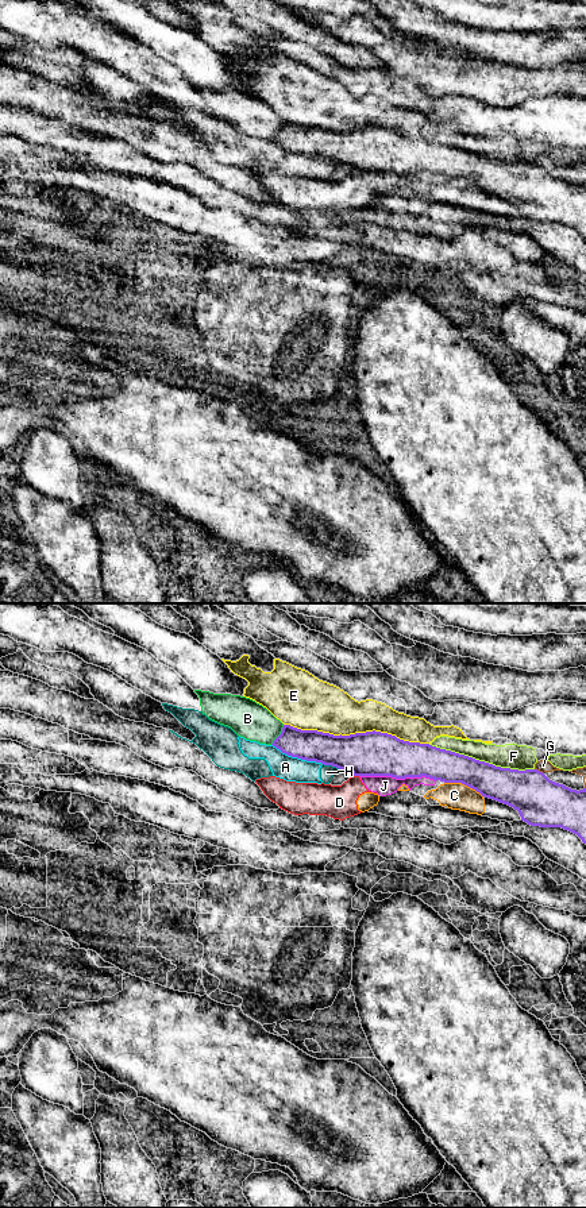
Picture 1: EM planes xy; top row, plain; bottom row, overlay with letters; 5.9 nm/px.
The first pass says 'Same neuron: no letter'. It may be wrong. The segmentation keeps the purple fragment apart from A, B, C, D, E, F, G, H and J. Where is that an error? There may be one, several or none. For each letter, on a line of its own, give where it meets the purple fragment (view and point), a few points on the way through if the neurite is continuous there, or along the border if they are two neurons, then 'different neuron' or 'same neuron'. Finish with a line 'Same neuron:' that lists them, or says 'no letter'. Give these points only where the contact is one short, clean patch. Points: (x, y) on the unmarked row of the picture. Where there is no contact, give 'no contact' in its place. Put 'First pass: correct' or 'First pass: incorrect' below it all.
A: xy (297, 153) | different neuron
B: xy (280, 130) | different neuron
C: xy (463, 178) | different neuron
D: xy (355, 170) | along xy (353, 170), (358, 172) | different neuron
E: xy (357, 128) | different neuron
F: xy (481, 157) | different neuron
G: xy (539, 166) | different neuron
H: xy (331, 159) | different neuron
J: xy (397, 173) | along xy (359, 170), (428, 172), (435, 176) | different neuron
Same neuron: no letter
First pass: correct

